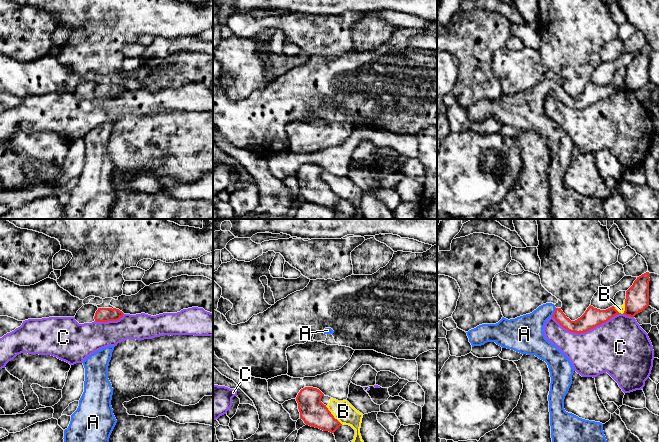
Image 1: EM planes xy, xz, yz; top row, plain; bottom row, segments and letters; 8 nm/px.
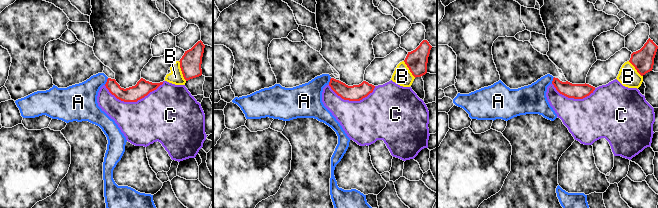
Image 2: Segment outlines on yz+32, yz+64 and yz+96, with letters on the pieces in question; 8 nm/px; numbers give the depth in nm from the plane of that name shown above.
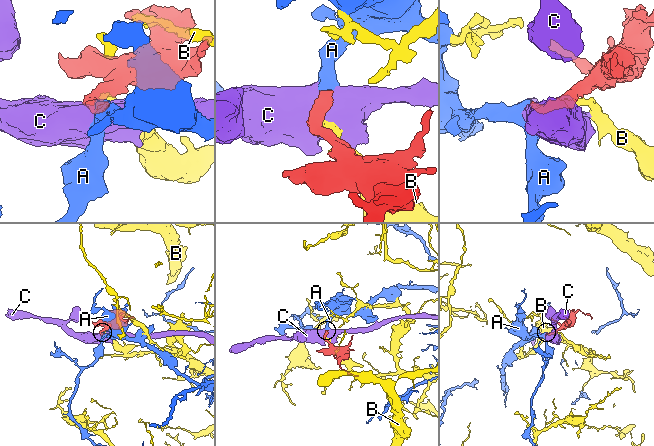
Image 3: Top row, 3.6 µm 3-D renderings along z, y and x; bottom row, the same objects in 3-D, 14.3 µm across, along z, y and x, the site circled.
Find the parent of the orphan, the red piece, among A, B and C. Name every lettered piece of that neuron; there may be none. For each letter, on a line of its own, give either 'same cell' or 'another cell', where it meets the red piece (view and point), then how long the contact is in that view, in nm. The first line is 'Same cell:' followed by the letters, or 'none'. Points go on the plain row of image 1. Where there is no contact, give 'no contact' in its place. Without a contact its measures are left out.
Same cell: A
A: same cell | yz (554, 88) | 80 nm
B: another cell | yz (625, 84) | 120 nm
C: another cell | yz (586, 107) | 550 nm

